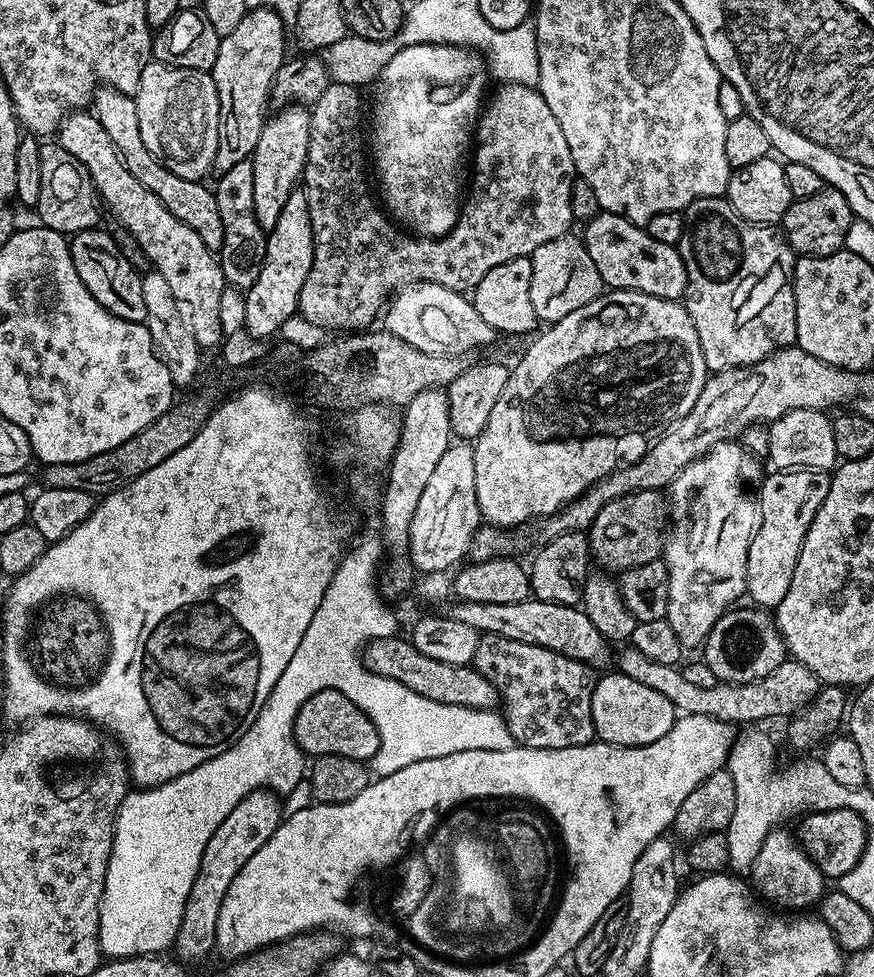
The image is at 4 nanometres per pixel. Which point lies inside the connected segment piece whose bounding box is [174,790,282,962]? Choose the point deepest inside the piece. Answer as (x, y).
(244, 831)

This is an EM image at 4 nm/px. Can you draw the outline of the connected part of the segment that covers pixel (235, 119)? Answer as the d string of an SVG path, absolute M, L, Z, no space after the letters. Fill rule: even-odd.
M253 8L242 18L242 23L236 29L220 38L218 58L214 58L212 67L212 81L218 90L220 103L220 125L218 126L218 150L214 154L212 172L219 174L230 170L230 166L238 166L238 162L249 159L256 149L258 138L264 129L266 113L264 106L268 106L272 92L272 84L276 81L278 70L286 62L284 56L284 21L273 8Z

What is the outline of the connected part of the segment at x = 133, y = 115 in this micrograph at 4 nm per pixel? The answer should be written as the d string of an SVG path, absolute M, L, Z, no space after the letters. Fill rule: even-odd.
M107 86L97 87L93 92L90 104L91 111L98 118L102 130L106 130L106 135L110 137L110 142L114 142L114 150L122 158L126 170L146 186L160 201L178 222L186 222L202 242L214 253L219 253L224 241L224 231L222 230L222 214L218 214L218 202L215 191L211 187L207 188L207 183L182 178L174 174L164 165L161 160L155 160L146 150L146 142L142 142L142 130L138 130L138 106L135 99L125 92L119 92Z

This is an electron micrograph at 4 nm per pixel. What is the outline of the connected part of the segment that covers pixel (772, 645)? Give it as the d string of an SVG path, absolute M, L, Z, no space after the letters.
M733 606L723 612L702 645L702 662L710 666L717 681L726 684L745 684L766 678L766 674L770 674L770 670L774 670L774 666L778 666L789 655L771 611L759 606L740 607Z

